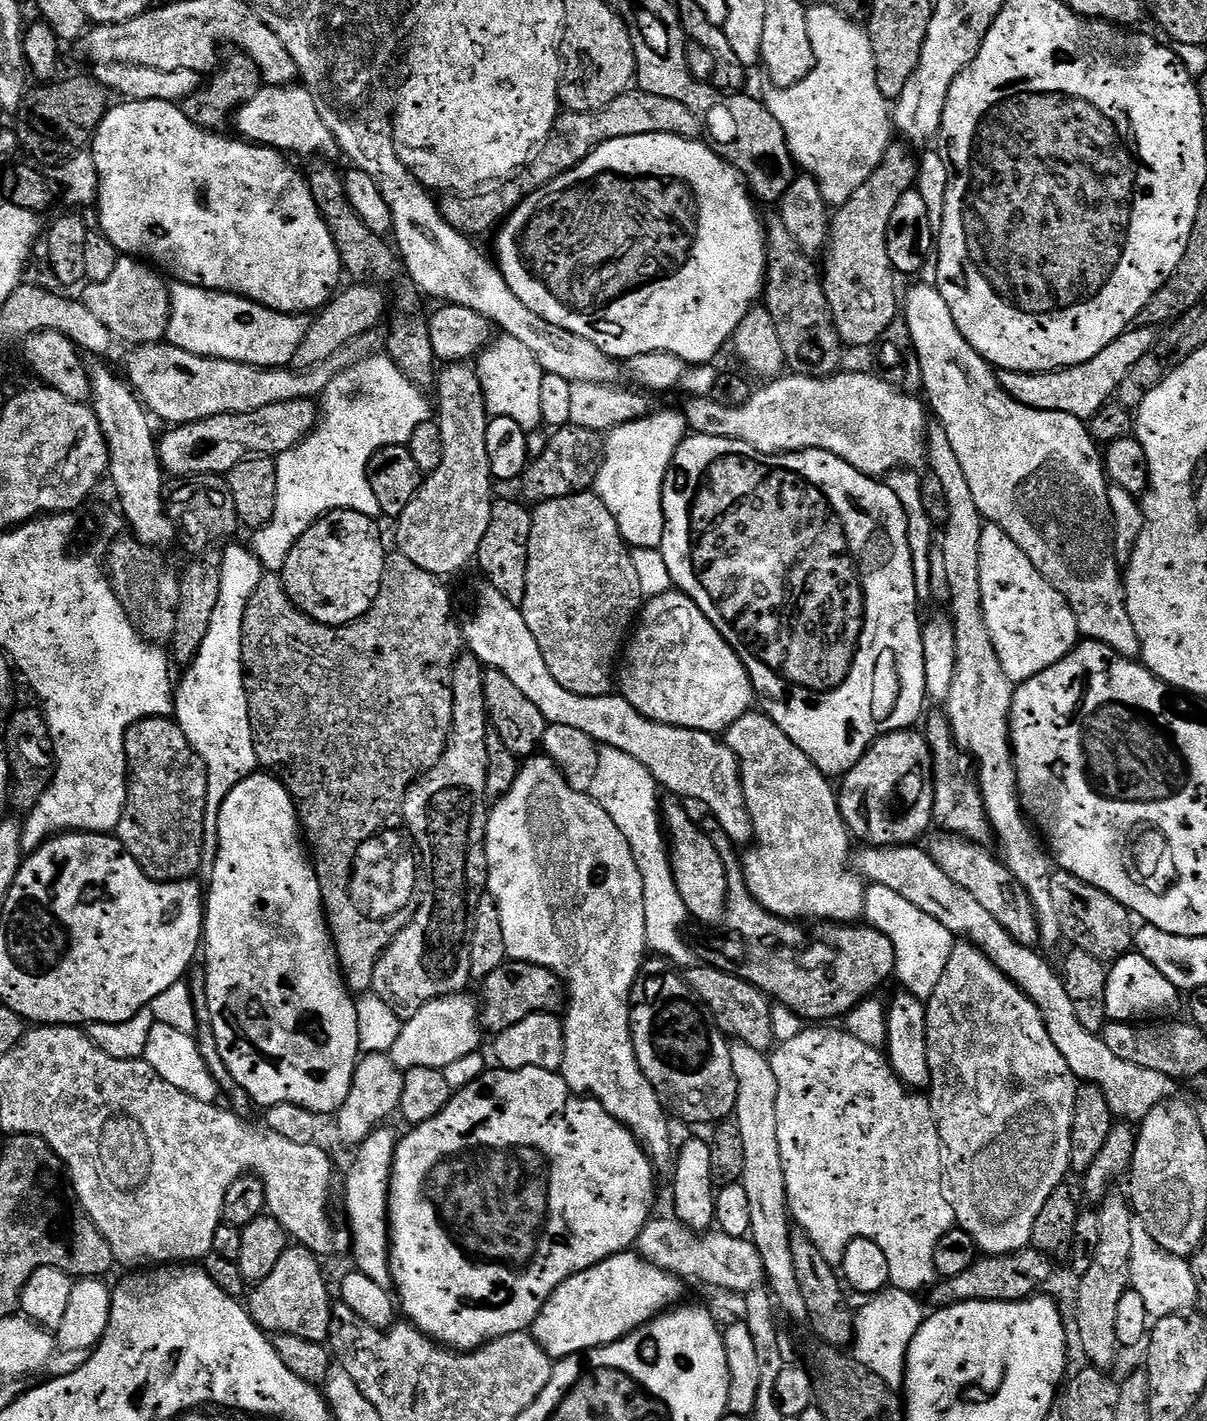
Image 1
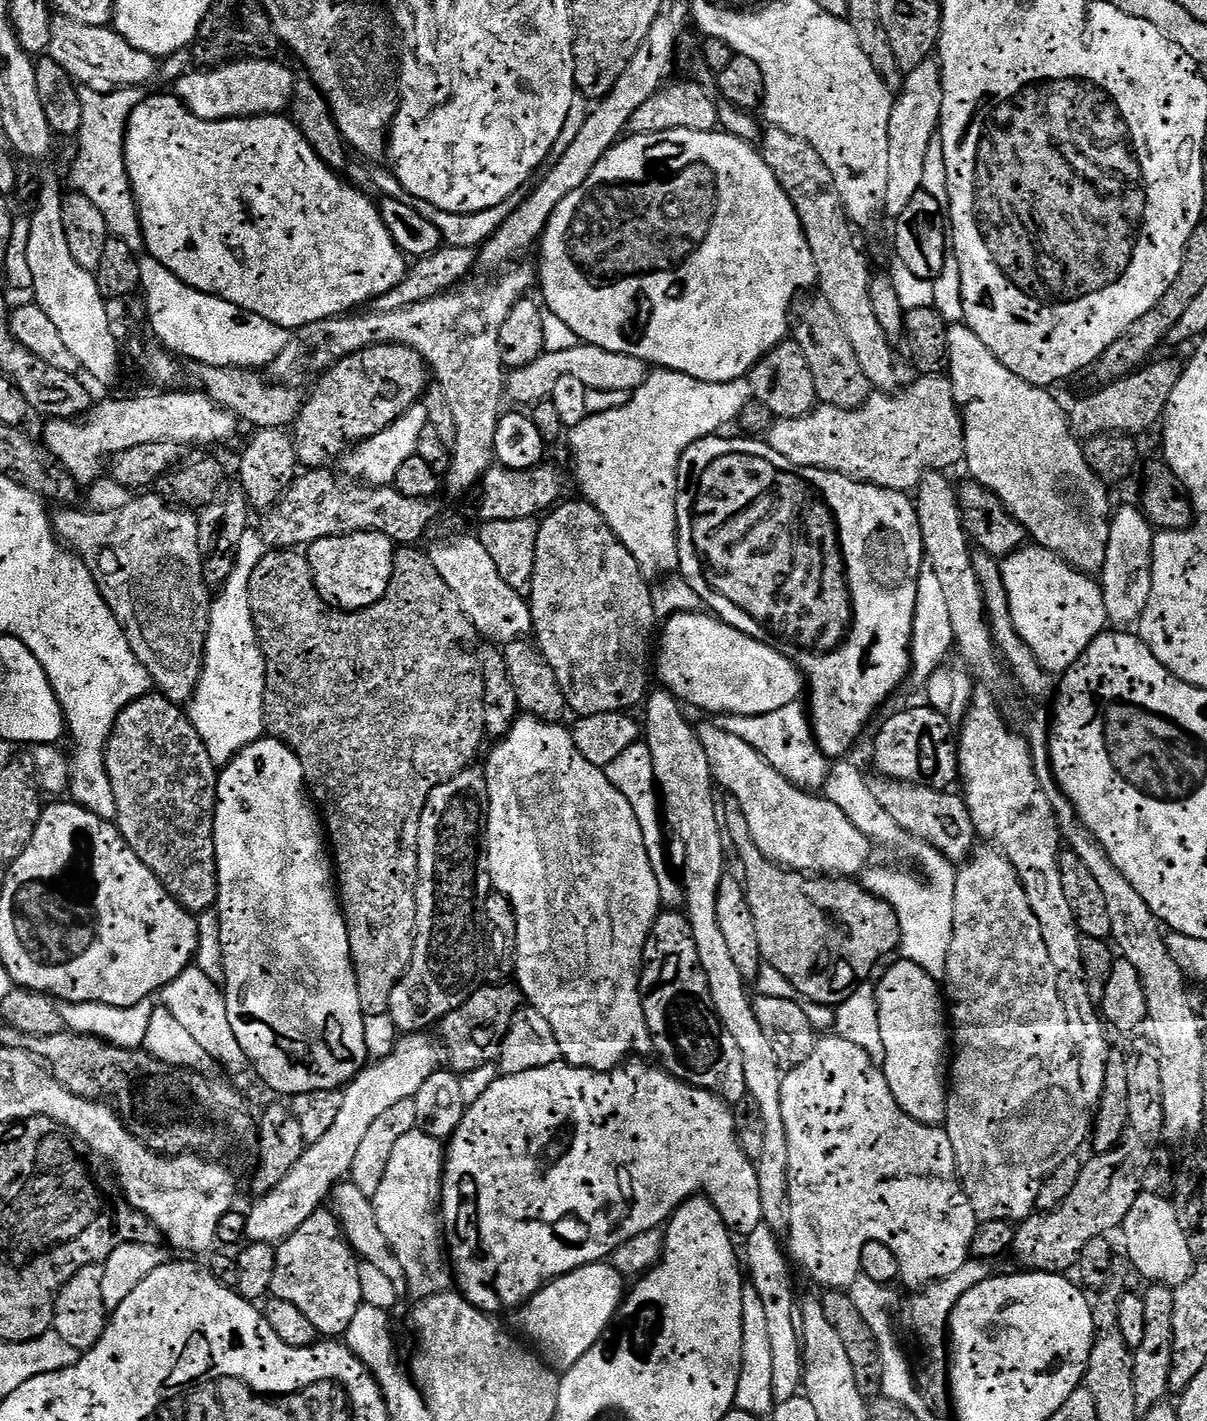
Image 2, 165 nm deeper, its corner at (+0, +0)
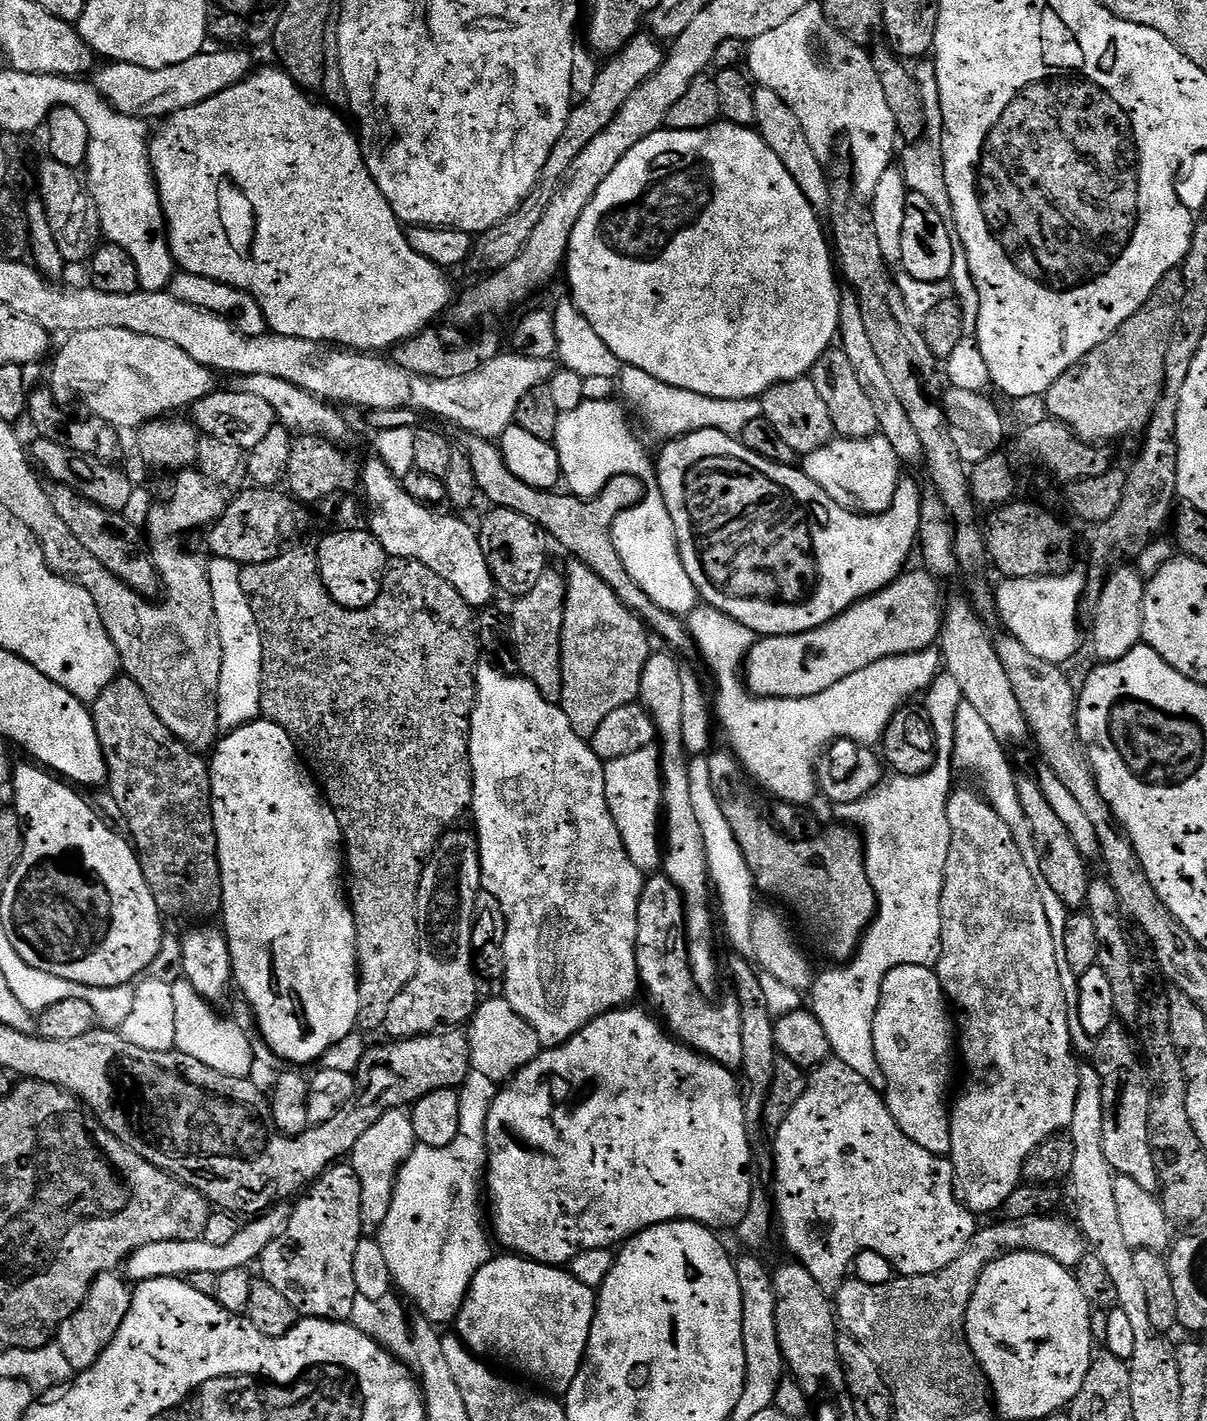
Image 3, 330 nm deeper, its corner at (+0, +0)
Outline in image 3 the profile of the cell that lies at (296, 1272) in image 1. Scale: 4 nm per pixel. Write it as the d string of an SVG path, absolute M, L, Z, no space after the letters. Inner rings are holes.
M351 1163L334 1164L296 1202L296 1205L291 1205L284 1233L274 1238L274 1242L270 1242L270 1246L266 1246L260 1256L259 1275L266 1282L270 1282L274 1290L282 1293L301 1317L351 1321L354 1298L357 1296L354 1286L354 1253L366 1231L362 1218L362 1186L358 1182L358 1174L354 1174Z

